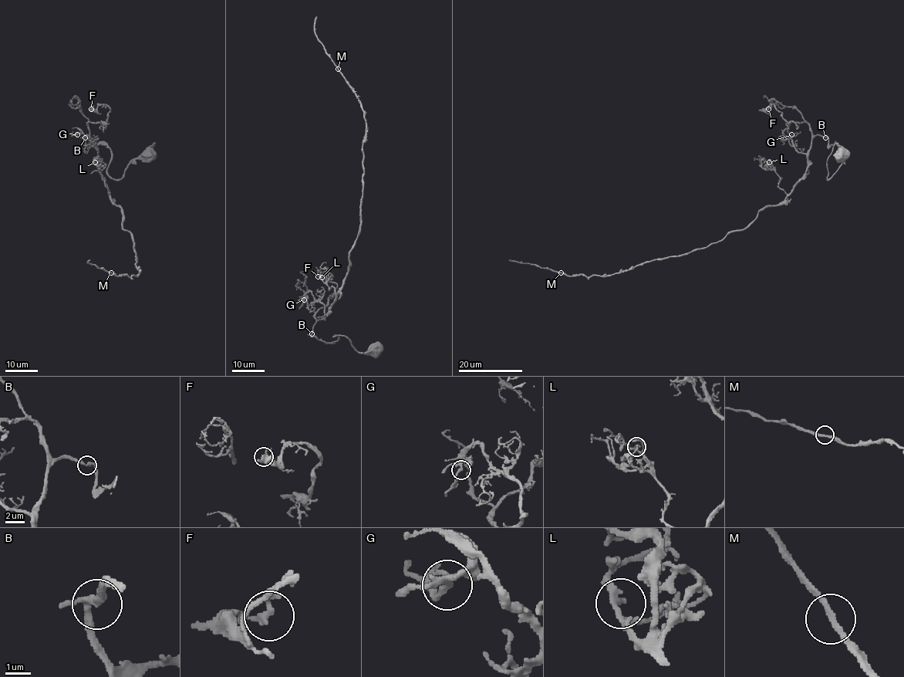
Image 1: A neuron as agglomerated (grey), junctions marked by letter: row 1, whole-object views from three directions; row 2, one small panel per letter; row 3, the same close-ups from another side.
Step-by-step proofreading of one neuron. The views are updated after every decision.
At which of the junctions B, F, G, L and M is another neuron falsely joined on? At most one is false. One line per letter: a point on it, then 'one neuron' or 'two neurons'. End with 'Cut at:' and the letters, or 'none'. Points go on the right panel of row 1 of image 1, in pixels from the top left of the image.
B: (825, 137) | one neuron
F: (768, 109) | one neuron
G: (791, 134) | one neuron
L: (769, 162) | one neuron
M: (561, 272) | one neuron
Cut at: none

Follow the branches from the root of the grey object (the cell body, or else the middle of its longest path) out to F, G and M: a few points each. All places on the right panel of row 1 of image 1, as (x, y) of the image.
F: (843, 155), (828, 179), (827, 158), (834, 144), (814, 135), (807, 123), (787, 122), (773, 104), (768, 109)
G: (843, 155), (828, 179), (827, 158), (834, 144), (816, 135), (809, 150), (800, 153), (783, 131), (791, 134)
M: (843, 155), (828, 179), (834, 144), (816, 135), (806, 173), (792, 191), (706, 247), (612, 275), (561, 272)

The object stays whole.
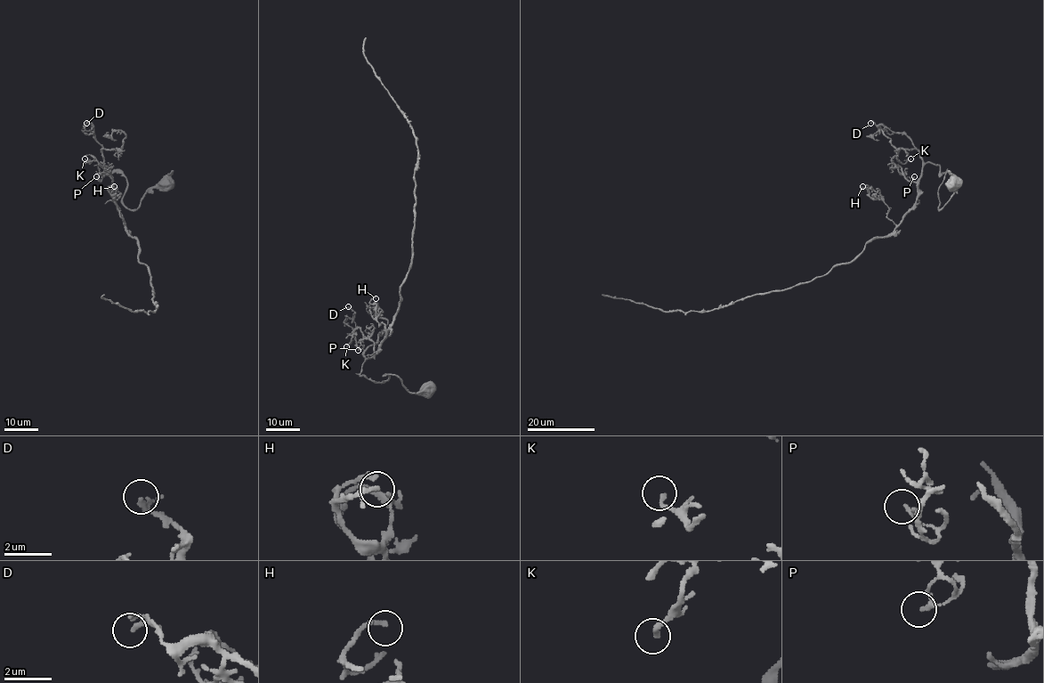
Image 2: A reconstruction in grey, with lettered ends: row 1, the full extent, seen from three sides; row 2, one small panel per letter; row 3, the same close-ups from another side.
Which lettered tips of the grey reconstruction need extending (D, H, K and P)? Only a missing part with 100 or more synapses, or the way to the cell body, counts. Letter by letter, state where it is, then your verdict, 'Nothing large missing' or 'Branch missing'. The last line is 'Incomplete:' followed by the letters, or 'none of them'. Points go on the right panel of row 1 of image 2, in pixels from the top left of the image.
D: Place: (870, 123). Nothing large missing
H: Place: (862, 186). Nothing large missing
K: Place: (910, 158). Nothing large missing
P: Place: (914, 176). Nothing large missing
Incomplete: none of them

